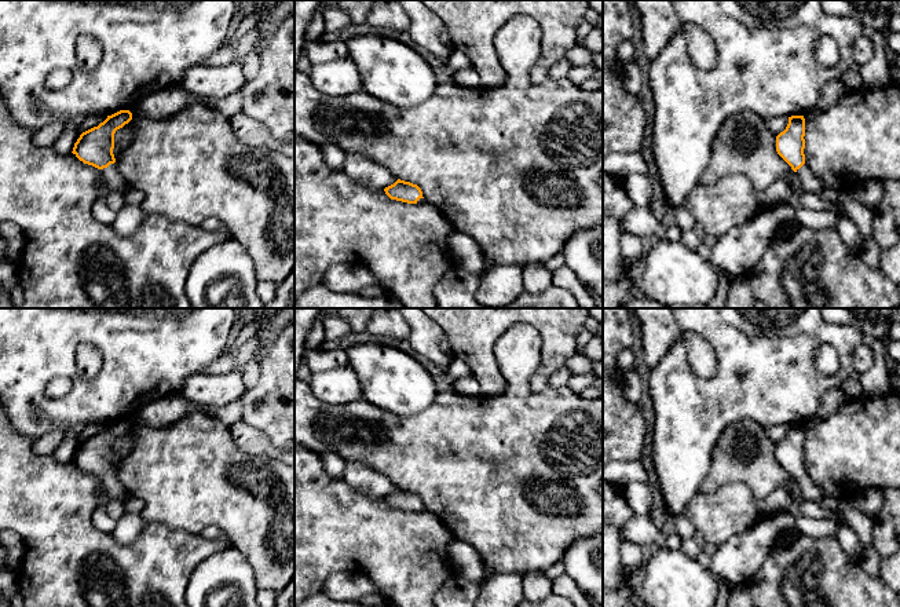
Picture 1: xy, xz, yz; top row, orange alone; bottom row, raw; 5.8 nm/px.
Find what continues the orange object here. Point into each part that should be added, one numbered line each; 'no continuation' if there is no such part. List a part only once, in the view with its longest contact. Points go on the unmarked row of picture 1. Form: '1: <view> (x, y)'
1: xy (116, 490)

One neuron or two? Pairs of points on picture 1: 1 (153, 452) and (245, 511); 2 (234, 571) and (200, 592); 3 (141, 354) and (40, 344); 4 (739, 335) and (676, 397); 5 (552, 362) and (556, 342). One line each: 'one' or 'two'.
1: one
2: one
3: one
4: one
5: one

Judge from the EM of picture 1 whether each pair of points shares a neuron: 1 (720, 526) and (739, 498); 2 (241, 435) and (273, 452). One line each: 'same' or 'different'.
1: same
2: same

